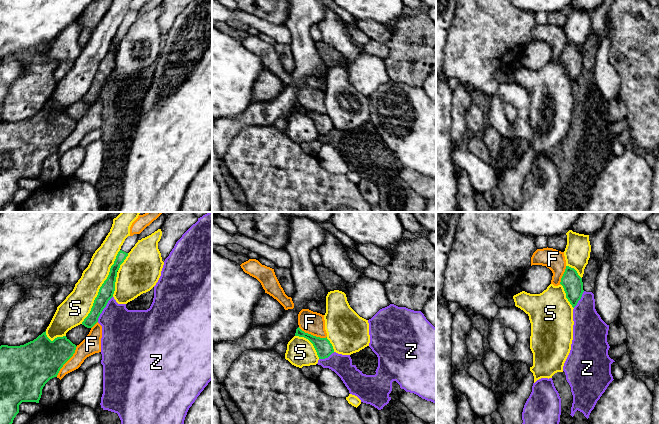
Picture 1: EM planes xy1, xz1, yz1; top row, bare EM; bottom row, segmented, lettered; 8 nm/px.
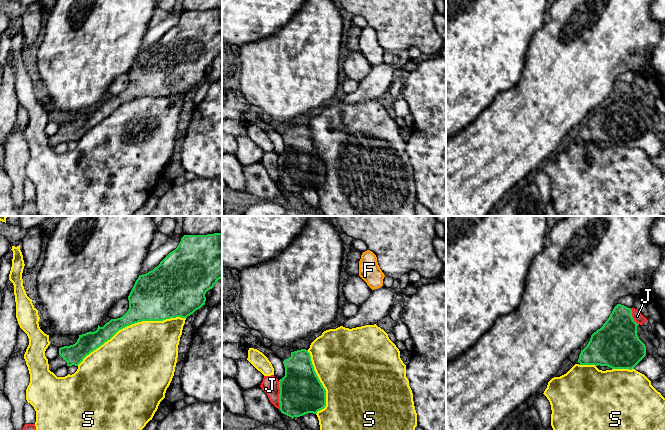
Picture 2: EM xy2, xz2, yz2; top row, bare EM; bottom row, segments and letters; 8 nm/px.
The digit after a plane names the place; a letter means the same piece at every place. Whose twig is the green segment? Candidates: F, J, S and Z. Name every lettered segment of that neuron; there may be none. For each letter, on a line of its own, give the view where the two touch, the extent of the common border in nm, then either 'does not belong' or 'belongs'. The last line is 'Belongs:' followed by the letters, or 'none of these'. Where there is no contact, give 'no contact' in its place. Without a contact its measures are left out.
F: xy1 | 300 nm | does not belong
J: xz2 | 240 nm | does not belong
S: xy2 | 950 nm | does not belong
Z: xy1 | 240 nm | does not belong
Belongs: none of these

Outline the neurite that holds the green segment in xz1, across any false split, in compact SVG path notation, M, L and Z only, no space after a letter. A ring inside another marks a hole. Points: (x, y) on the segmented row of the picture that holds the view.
M299 327L296 329L295 336L304 337L308 339L314 346L319 359L328 358L332 353L334 353L334 349L330 341L326 338L320 338L313 336L311 334L305 333Z

